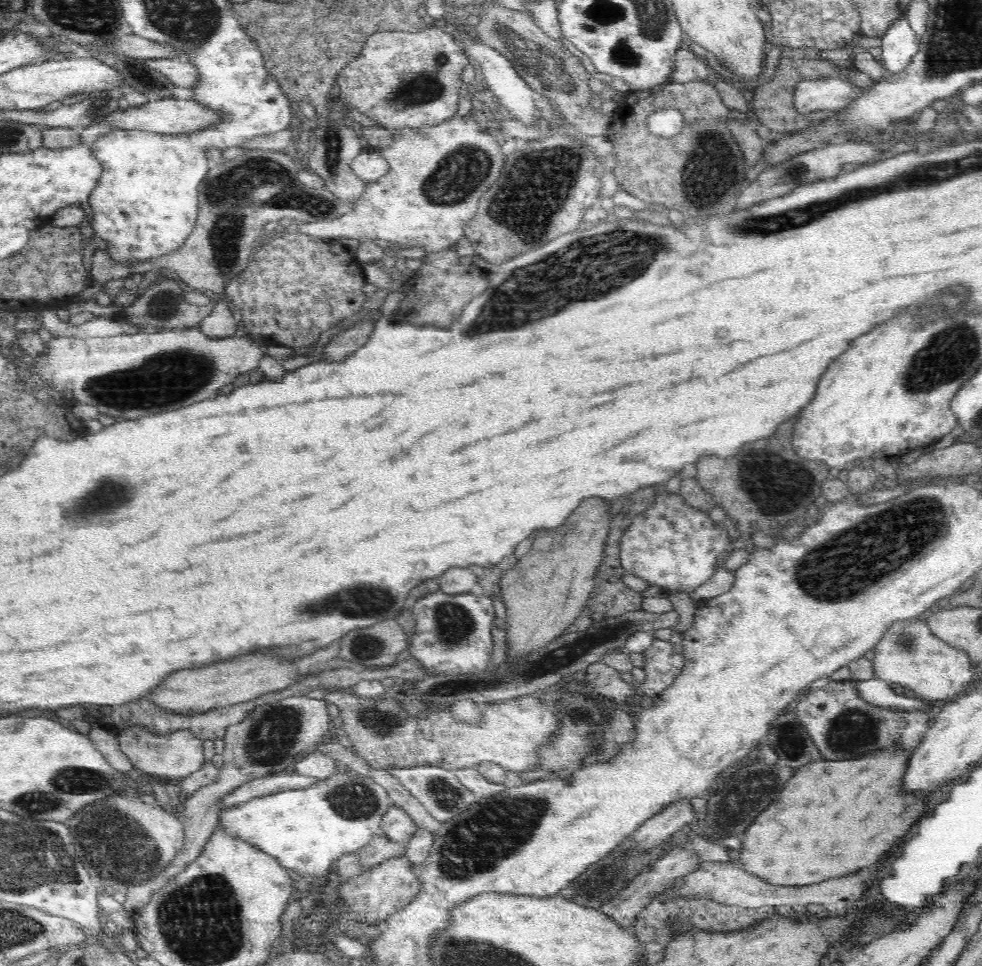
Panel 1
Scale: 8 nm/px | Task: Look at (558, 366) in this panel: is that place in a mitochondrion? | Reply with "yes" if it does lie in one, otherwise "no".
no

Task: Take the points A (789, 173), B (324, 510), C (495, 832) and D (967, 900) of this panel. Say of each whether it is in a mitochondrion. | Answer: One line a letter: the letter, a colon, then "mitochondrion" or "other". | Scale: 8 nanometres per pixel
A: mitochondrion
B: other
C: mitochondrion
D: other

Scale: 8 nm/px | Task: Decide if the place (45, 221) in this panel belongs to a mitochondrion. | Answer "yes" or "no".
no

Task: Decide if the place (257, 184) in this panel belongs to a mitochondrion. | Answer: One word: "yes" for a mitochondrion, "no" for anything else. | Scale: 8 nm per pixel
yes

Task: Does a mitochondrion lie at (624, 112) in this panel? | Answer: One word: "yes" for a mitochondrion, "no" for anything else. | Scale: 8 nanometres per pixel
no

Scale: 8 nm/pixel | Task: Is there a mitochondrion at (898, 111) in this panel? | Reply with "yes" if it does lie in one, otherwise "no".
no

